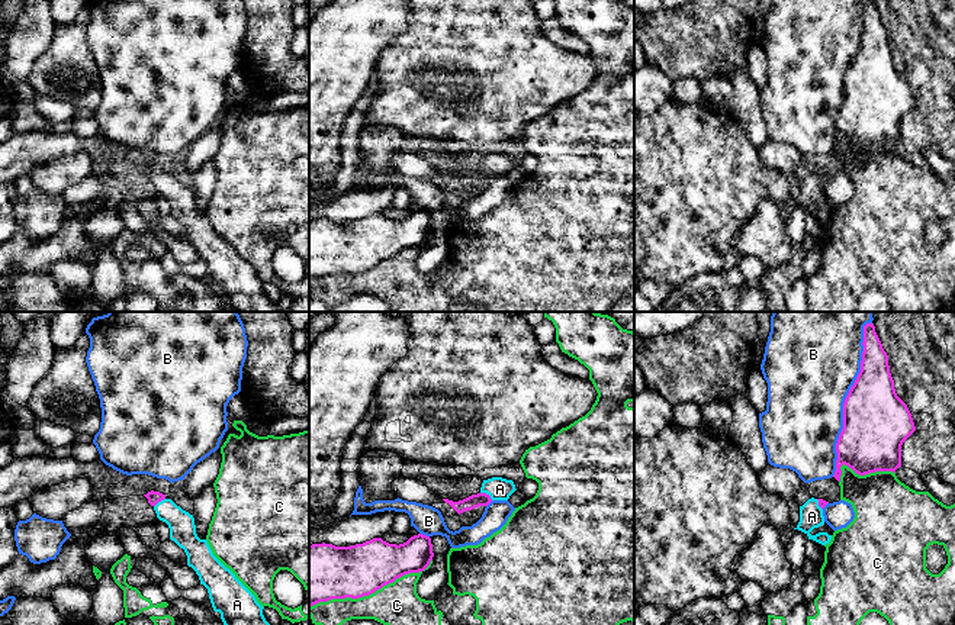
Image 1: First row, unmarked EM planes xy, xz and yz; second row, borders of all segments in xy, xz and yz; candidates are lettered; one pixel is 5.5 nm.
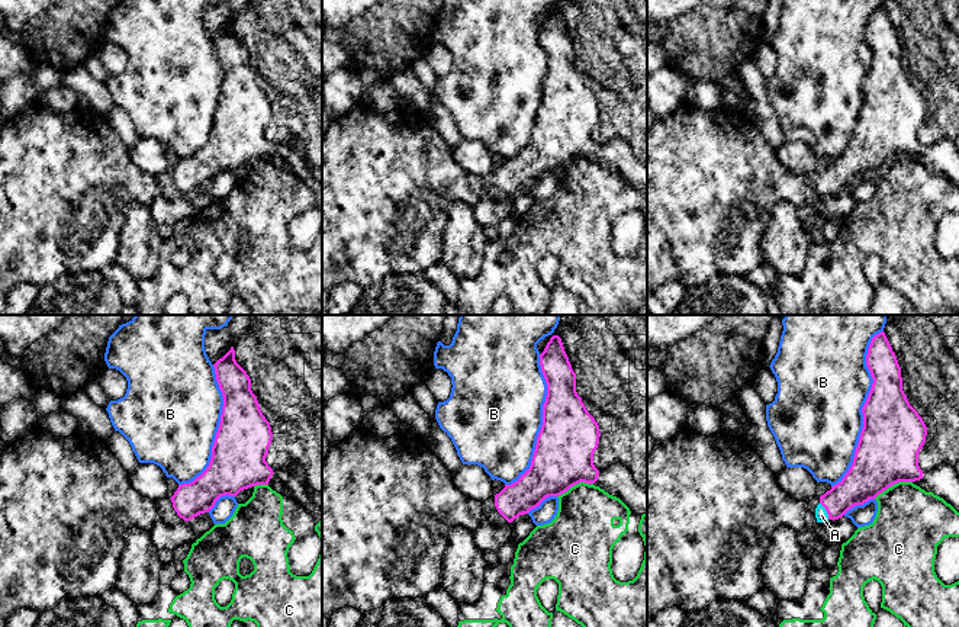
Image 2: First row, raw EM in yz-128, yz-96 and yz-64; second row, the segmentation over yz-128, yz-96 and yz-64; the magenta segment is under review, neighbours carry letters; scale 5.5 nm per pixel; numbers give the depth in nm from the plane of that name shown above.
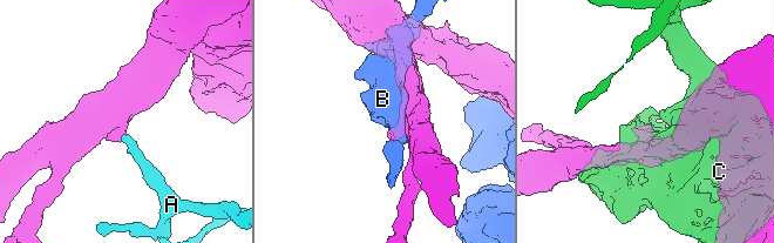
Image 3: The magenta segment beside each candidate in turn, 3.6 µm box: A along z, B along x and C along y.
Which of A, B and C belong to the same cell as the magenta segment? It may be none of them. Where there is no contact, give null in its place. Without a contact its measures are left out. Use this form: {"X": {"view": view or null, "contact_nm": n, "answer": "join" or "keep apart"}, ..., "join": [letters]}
{"A": {"view": "xz", "contact_nm": 80, "answer": "join"}, "B": {"view": "yz", "contact_nm": 850, "answer": "keep apart"}, "C": {"view": "xz", "contact_nm": 750, "answer": "keep apart"}, "join": ["A"]}

